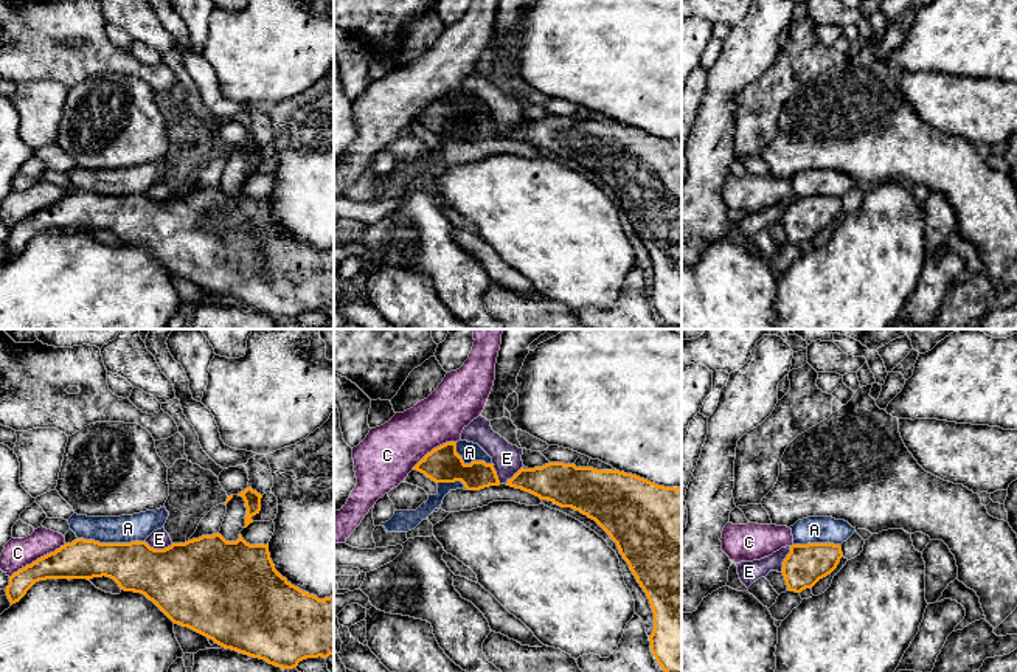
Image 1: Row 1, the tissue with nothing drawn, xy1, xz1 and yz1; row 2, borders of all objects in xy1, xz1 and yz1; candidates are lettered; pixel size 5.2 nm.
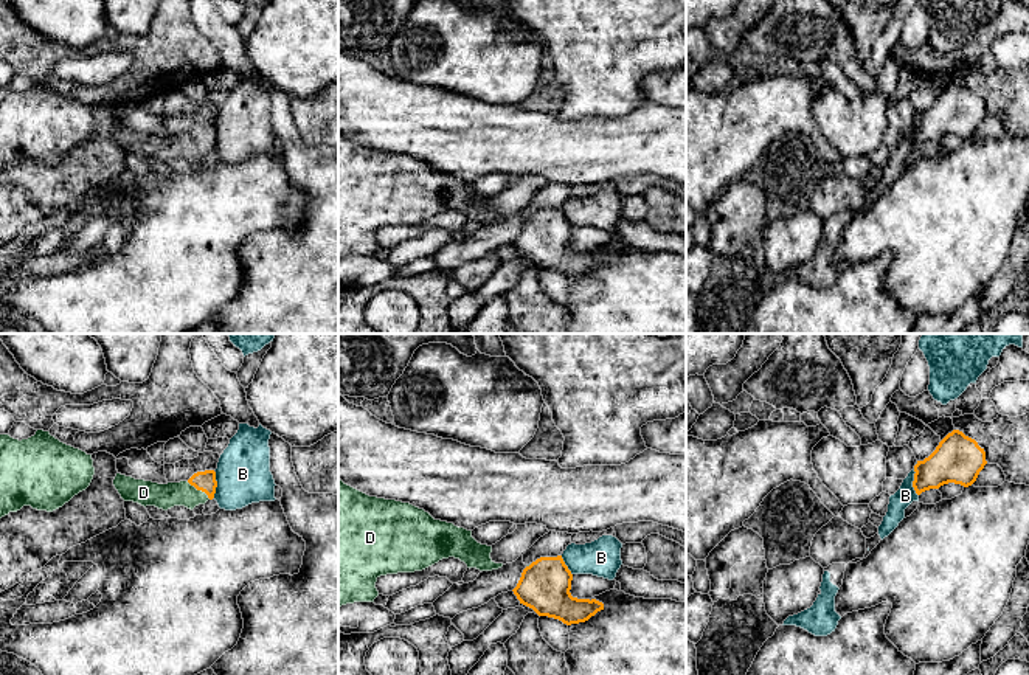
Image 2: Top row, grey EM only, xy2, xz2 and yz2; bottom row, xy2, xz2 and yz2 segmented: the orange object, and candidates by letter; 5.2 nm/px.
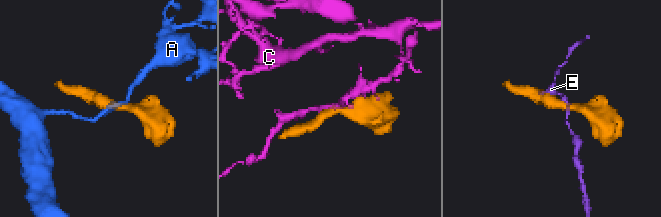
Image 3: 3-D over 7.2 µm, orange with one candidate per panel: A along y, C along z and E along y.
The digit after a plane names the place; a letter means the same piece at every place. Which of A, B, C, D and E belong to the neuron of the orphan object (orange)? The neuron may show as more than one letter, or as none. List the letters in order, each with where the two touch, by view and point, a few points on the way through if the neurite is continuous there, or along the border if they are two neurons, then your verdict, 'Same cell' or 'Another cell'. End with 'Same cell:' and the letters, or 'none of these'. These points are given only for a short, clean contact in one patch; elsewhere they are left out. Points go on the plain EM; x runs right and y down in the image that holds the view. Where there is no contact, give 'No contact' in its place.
A: Touches orange at xy1 (112, 196). Boundary: xy1 (78, 190), (100, 194), (145, 194). Another cell
B: Touches orange at yz2 (913, 135). Boundary: yz2 (913, 121), (913, 141), (918, 148). Another cell
C: Touches orange at xy1 (38, 211). Another cell
D: Touches orange at xy2 (199, 141). Path across: xy2 (205, 134), (199, 141), (190, 146), (168, 148). Same cell
E: Touches orange at xy1 (159, 202). Another cell
Same cell: D

